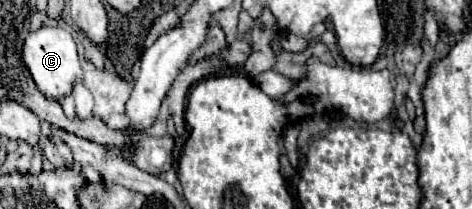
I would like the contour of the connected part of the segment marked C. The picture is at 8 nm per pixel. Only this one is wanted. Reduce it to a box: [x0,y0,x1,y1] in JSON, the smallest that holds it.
[23,27,83,103]

